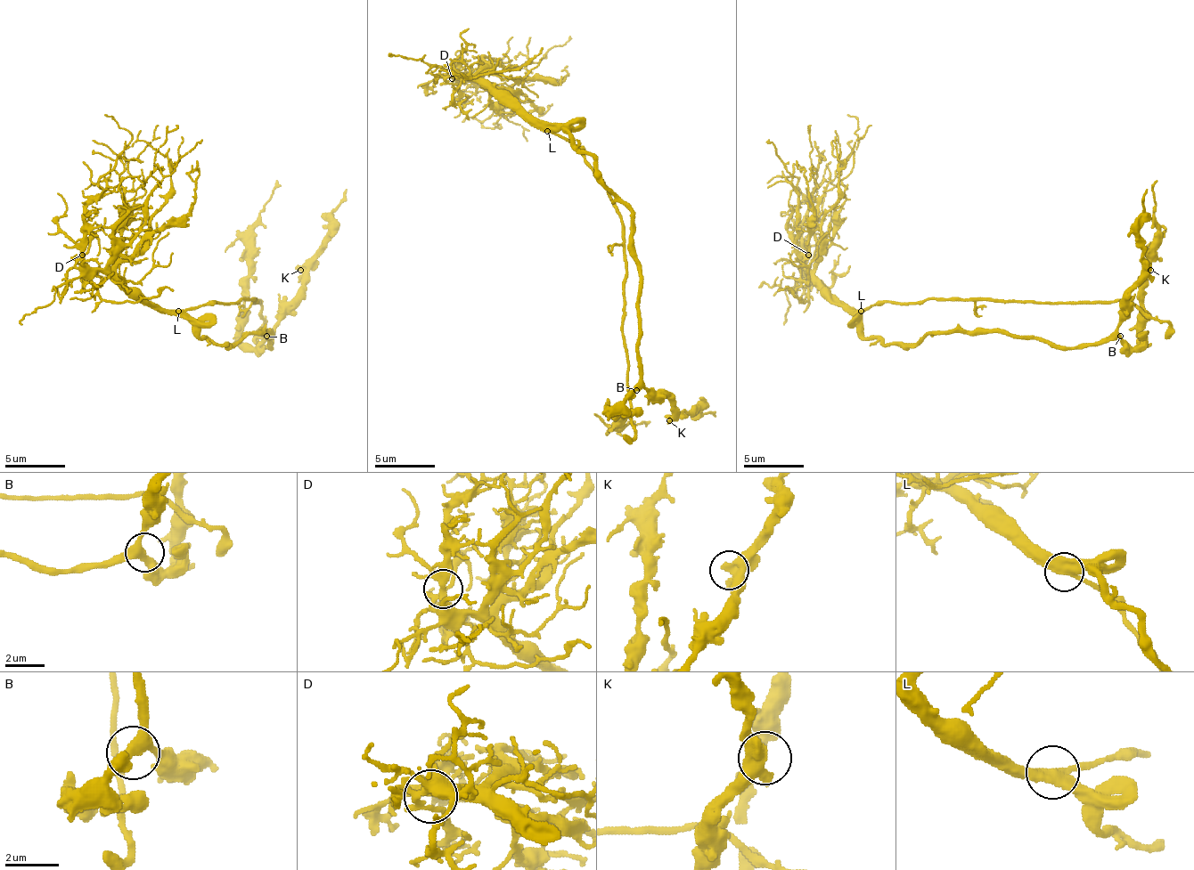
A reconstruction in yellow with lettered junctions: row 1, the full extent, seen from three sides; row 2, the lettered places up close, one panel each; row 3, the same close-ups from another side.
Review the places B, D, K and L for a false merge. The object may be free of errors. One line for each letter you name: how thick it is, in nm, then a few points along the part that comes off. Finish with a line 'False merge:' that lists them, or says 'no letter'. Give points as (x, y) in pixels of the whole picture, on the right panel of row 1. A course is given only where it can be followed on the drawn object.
False merge: no letter

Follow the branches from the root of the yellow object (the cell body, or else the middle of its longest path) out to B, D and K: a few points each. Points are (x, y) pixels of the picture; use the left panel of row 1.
B: (227, 342), (240, 342), (249, 333), (270, 333), (270, 348), (266, 336)
D: (227, 342), (212, 345), (185, 318), (158, 312), (145, 303), (134, 300), (103, 272), (97, 272), (82, 255)
K: (227, 342), (240, 342), (249, 333), (270, 333), (270, 348), (279, 312), (300, 290), (300, 270)

